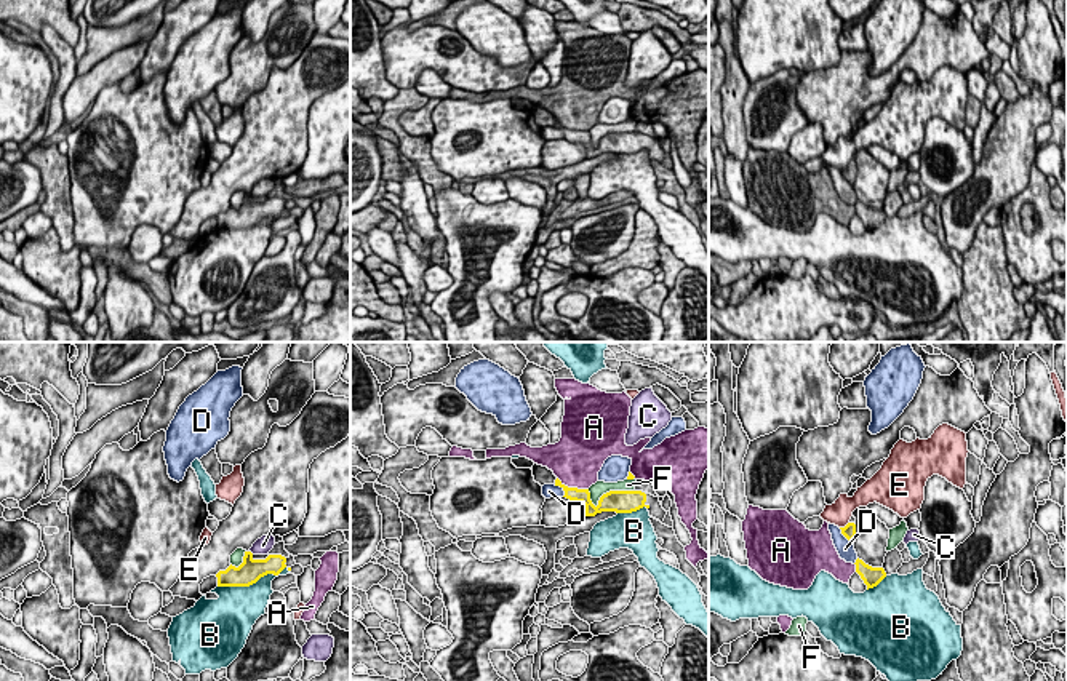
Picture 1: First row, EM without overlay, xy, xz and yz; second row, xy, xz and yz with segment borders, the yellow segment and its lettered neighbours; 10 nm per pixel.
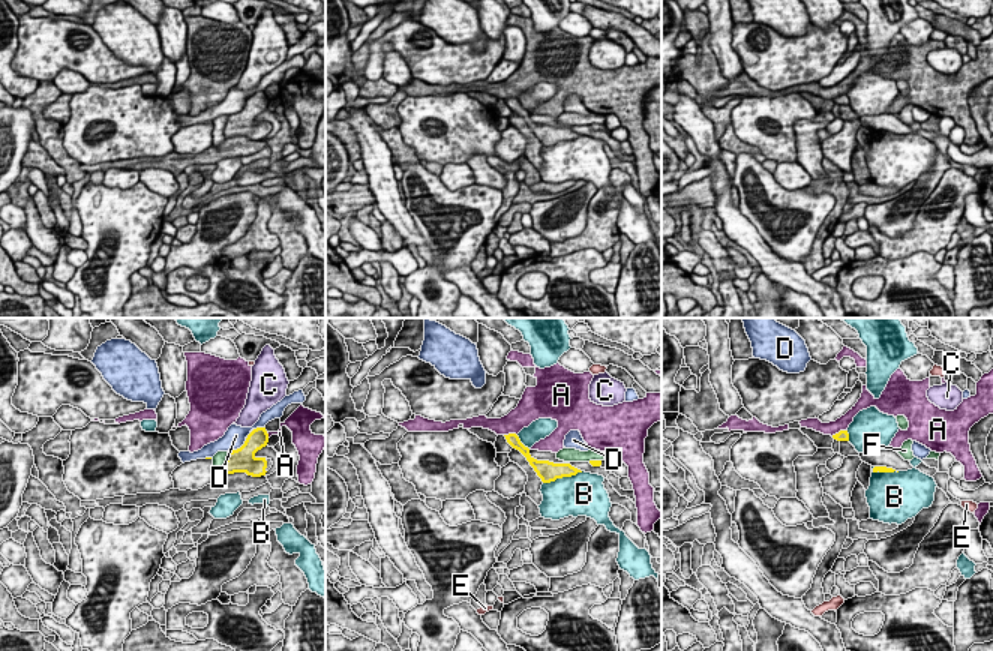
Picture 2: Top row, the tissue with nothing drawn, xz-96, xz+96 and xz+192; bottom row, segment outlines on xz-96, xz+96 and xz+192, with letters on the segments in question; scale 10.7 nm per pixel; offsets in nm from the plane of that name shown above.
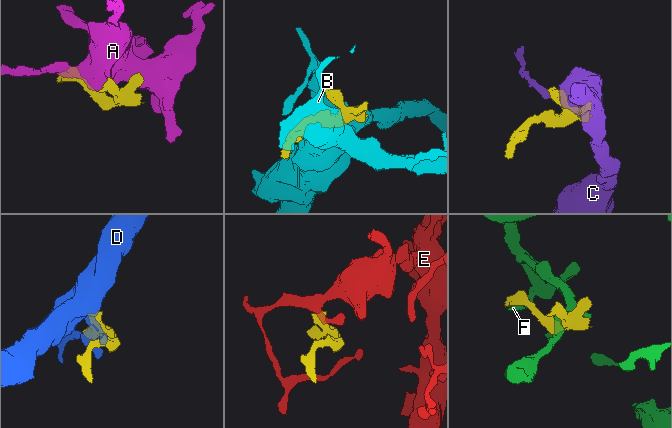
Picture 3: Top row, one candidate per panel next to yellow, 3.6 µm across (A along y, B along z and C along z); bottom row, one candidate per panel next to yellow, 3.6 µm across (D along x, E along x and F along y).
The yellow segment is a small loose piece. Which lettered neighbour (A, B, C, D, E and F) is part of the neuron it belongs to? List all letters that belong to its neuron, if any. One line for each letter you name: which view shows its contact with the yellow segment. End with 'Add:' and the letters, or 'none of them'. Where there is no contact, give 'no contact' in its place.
Add: none of them

